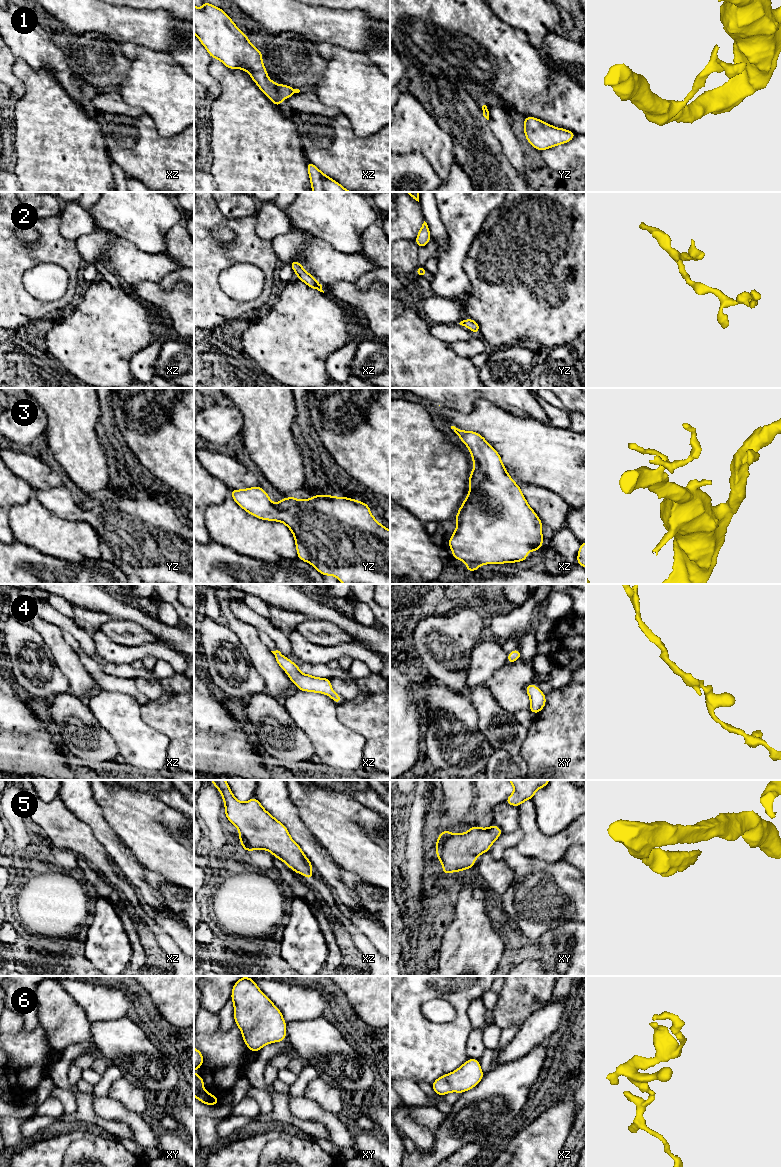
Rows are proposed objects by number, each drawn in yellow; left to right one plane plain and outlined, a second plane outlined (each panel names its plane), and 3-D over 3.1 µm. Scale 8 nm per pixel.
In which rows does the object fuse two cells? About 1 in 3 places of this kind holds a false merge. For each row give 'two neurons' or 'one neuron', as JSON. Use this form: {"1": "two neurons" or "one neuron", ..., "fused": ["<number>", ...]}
{"1": "two neurons", "2": "one neuron", "3": "two neurons", "4": "one neuron", "5": "one neuron", "6": "one neuron", "fused": ["1", "3"]}

